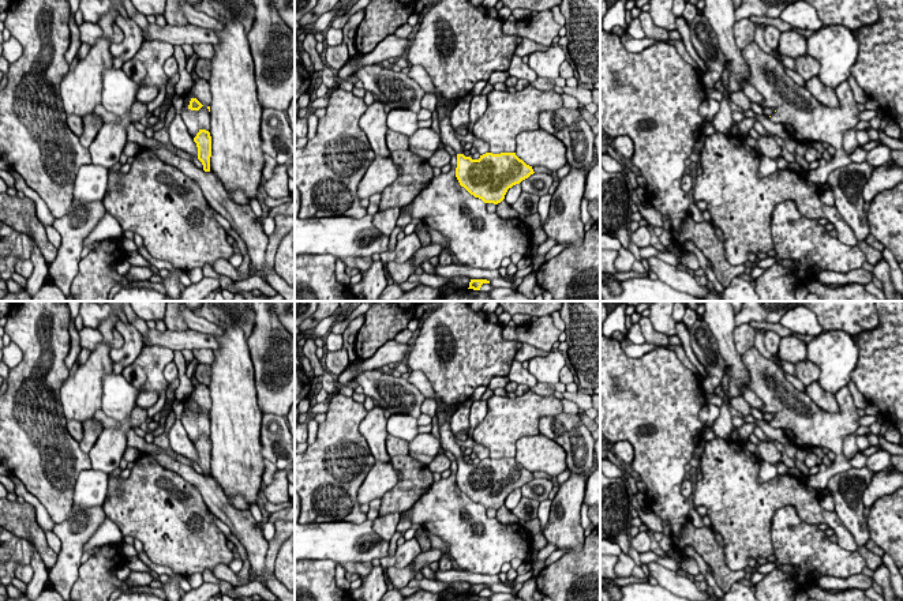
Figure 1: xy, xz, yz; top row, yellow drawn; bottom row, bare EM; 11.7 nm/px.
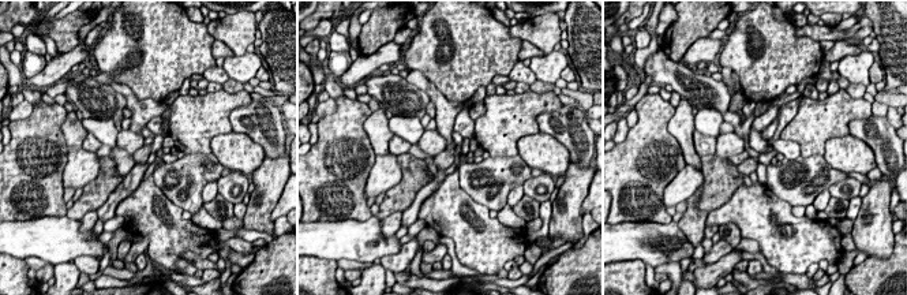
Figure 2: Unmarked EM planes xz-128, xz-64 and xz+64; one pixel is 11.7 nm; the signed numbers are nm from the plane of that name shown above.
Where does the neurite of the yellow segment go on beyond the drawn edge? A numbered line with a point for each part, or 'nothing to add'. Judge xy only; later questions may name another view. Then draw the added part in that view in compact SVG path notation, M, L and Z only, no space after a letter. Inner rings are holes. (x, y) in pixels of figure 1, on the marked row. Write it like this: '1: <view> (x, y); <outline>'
nothing to add

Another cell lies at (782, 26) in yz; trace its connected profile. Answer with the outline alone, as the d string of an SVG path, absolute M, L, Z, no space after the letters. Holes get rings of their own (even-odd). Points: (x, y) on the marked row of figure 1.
M752 15L752 16L749 16L747 19L749 19L752 23L758 23L758 25L764 23L764 25L773 26L773 27L776 27L780 33L788 31L788 30L793 29L791 25L783 22L780 18L768 18L768 16L754 16L754 15Z

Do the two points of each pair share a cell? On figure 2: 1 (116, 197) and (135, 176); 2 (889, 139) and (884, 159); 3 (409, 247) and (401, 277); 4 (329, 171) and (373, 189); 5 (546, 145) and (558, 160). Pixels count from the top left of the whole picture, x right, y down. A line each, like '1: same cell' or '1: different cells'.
1: same cell
2: same cell
3: different cells
4: different cells
5: same cell

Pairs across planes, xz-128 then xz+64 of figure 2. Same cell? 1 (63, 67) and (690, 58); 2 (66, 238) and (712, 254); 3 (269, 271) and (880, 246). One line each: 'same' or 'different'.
1: same
2: different
3: different

